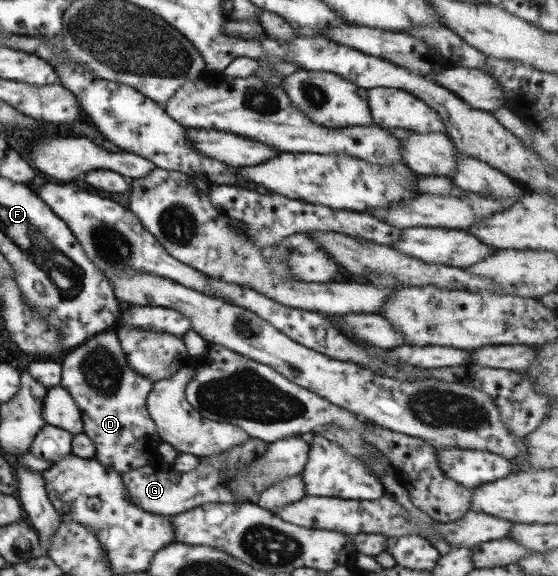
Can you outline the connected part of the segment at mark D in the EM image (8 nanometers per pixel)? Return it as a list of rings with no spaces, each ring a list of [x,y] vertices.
[[[114,329],[96,333],[72,348],[60,359],[60,366],[58,386],[68,391],[80,410],[82,433],[94,443],[94,458],[104,468],[120,474],[151,462],[151,447],[160,442],[145,408],[153,383],[128,366]]]

